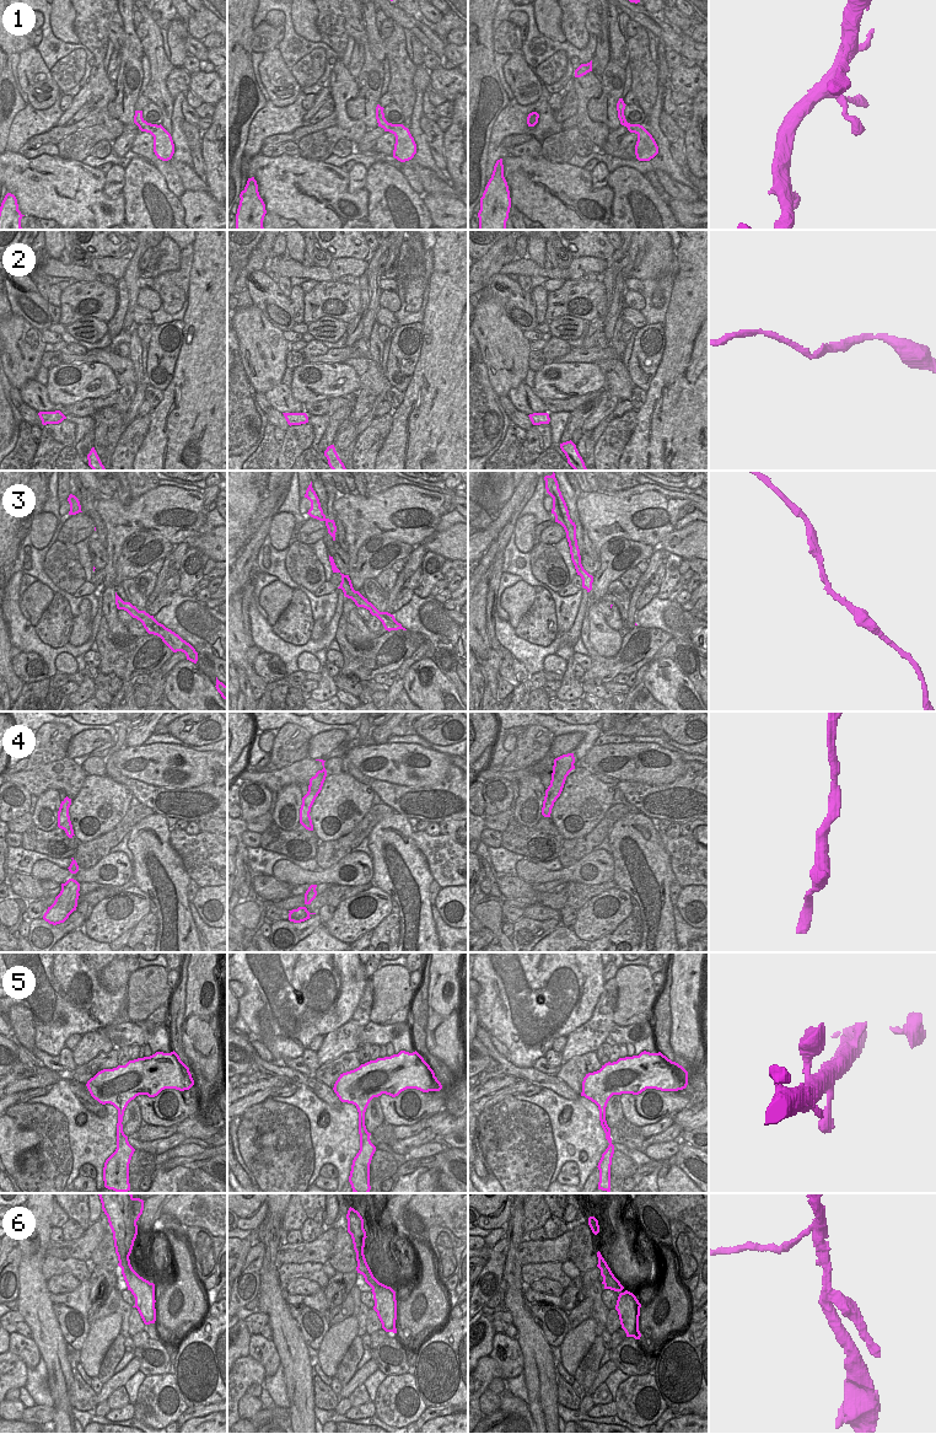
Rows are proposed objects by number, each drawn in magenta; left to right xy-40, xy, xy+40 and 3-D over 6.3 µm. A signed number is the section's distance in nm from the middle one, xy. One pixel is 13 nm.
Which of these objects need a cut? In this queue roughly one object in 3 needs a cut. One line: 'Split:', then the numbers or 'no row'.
Split: no row.

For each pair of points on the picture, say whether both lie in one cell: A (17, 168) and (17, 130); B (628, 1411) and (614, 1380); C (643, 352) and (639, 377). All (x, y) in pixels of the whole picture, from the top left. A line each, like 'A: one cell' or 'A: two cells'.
A: two cells
B: two cells
C: one cell

